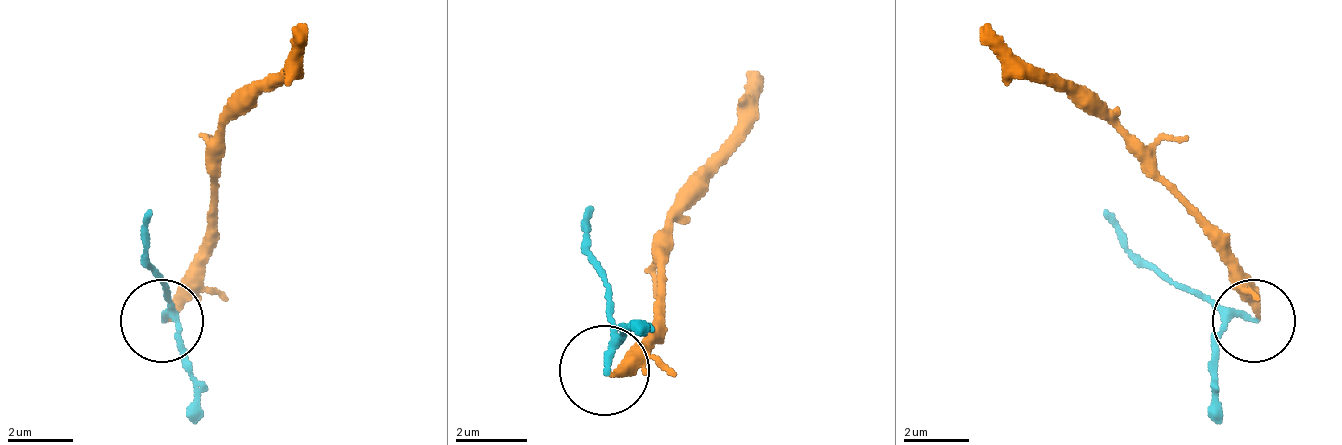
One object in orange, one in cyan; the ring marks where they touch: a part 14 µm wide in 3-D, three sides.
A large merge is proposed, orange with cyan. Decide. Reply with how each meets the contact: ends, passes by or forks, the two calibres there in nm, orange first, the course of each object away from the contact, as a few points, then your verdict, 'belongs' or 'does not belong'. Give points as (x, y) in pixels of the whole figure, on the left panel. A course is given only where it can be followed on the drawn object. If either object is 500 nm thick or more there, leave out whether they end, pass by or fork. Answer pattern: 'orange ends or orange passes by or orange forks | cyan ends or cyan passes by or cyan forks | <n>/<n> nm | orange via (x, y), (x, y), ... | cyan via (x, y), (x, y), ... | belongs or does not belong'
orange ends | cyan passes by | 280/150 nm | orange via (168, 318), (209, 228), (209, 145), (308, 21) | cyan via (160, 318), (160, 277), (143, 252), (151, 211) | does not belong

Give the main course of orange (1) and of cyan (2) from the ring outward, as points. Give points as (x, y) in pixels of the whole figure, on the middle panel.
1: (611, 372), (656, 327), (656, 237), (764, 75)
2: (602, 372), (602, 264), (584, 237), (593, 210)

